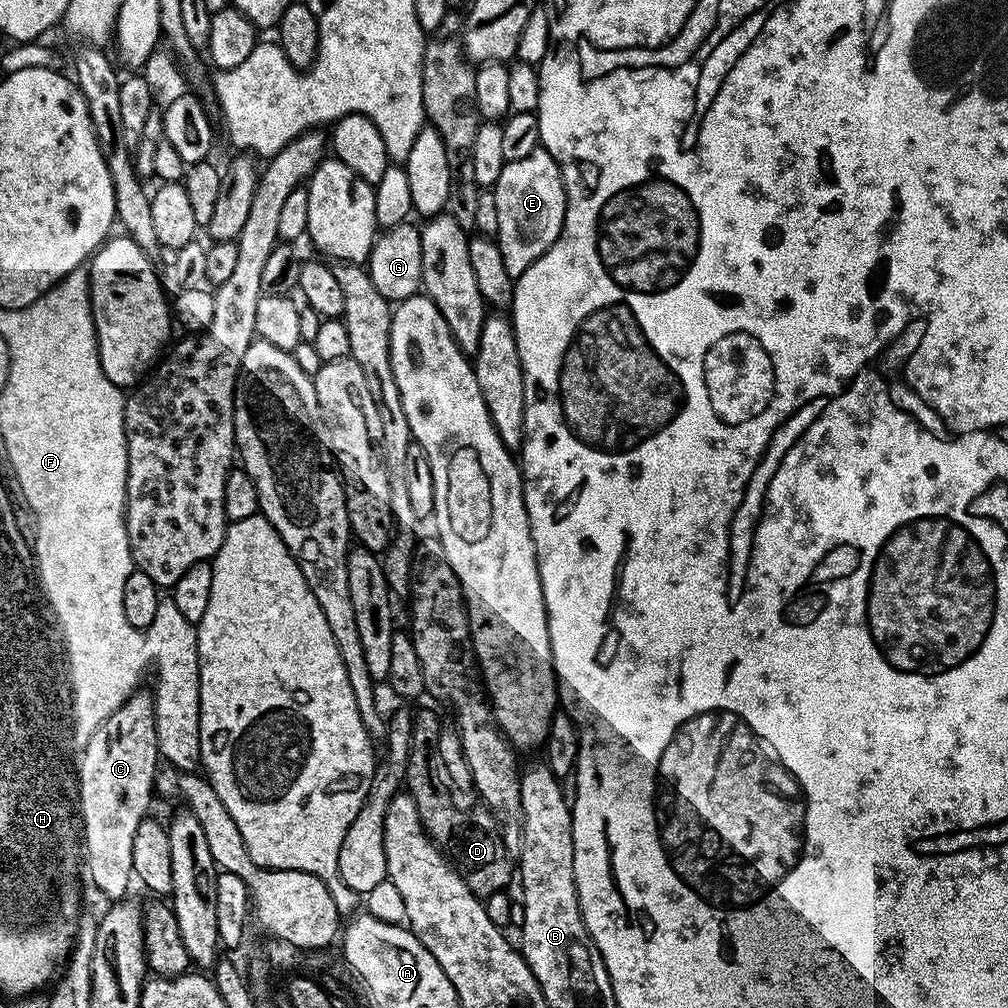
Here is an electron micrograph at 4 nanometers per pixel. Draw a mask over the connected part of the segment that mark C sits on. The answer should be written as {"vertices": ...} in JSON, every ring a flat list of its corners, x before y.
{"vertices":[[137,690,90,734,82,746,80,765,75,765,74,776,78,781,78,820,82,825,82,864,88,867,92,884,108,899,119,902,129,895,128,883,133,883,132,855,134,834,148,815,148,807,154,797,154,783,158,771,158,749,156,747,156,701,151,691]]}

